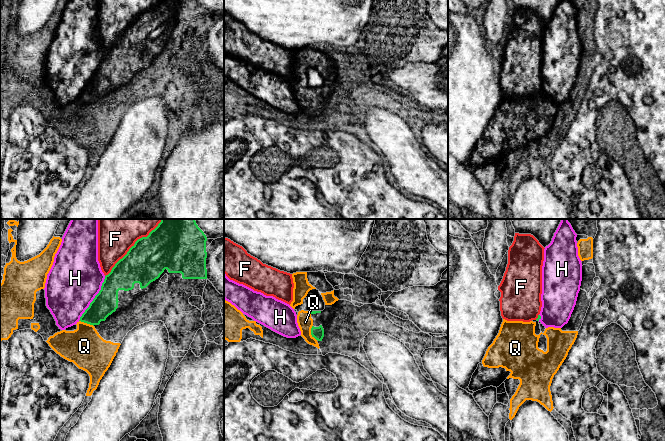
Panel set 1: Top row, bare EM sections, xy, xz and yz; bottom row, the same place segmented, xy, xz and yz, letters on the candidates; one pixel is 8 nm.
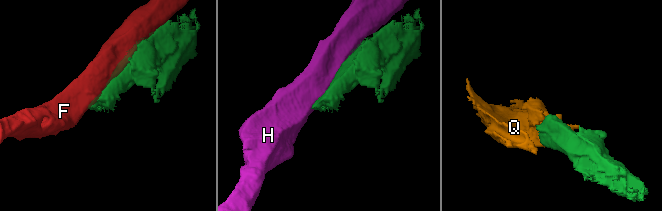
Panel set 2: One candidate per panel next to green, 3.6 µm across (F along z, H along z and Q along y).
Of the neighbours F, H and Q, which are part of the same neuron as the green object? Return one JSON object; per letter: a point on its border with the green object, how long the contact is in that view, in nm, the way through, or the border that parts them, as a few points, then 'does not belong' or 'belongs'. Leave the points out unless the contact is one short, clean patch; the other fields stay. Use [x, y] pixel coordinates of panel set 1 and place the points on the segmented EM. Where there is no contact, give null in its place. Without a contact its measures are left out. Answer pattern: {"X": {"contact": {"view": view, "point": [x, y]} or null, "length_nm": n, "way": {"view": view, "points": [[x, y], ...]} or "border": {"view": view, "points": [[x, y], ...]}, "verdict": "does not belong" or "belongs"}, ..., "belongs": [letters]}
{"F": {"contact": {"view": "xy", "point": [134, 245]}, "length_nm": 650, "verdict": "does not belong"}, "H": {"contact": {"view": "xy", "point": [94, 298]}, "length_nm": 420, "verdict": "does not belong"}, "Q": {"contact": {"view": "xz", "point": [311, 333]}, "length_nm": 130, "verdict": "belongs"}, "belongs": ["Q"]}

